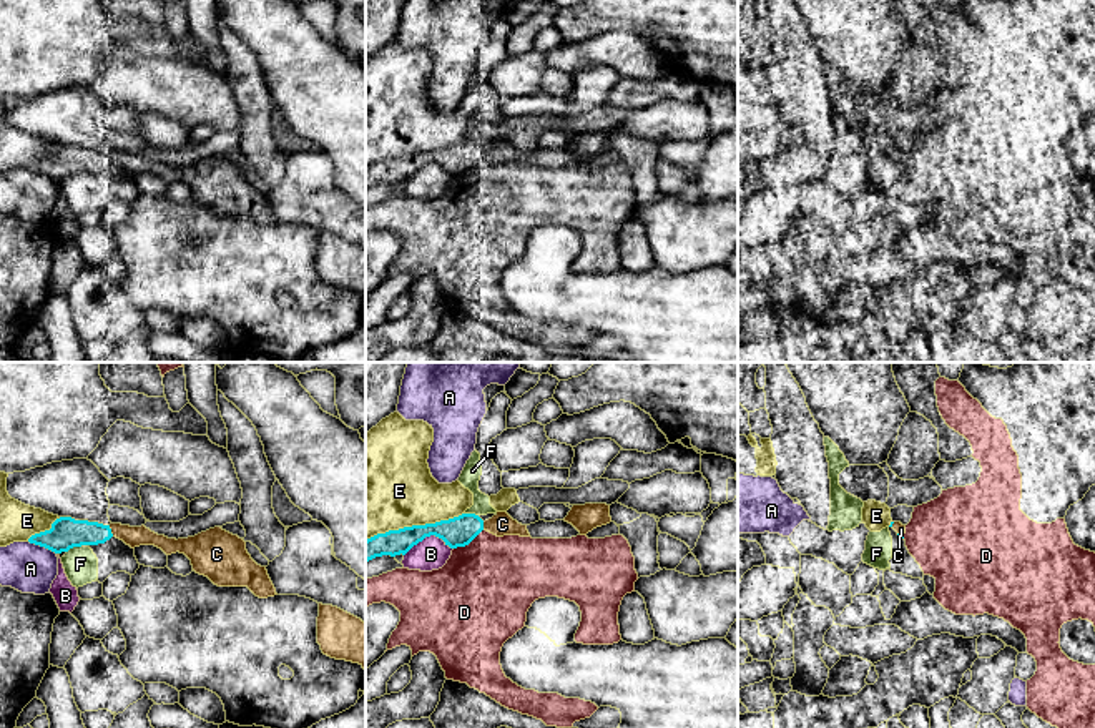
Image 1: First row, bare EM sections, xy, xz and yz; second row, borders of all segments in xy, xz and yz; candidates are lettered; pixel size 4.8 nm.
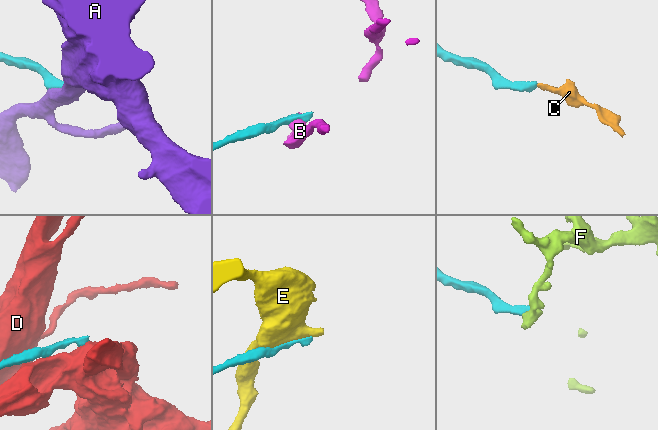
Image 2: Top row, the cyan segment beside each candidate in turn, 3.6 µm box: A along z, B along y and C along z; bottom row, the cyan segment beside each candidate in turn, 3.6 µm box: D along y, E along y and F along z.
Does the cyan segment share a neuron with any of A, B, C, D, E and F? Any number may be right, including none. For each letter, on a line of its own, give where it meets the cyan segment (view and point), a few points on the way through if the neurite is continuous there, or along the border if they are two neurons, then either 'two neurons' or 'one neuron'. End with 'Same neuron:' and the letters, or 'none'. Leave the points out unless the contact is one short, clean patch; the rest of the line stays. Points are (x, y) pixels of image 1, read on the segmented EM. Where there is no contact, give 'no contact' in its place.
A: xy (42, 546) | along xy (29, 541), (55, 554) | two neurons
B: xz (427, 536) | along xz (452, 547), (434, 536), (426, 536), (404, 555) | two neurons
C: xy (110, 531) | one neuron
D: xz (467, 544) | two neurons
E: xz (414, 526) | two neurons
F: xy (73, 546) | two neurons
Same neuron: C

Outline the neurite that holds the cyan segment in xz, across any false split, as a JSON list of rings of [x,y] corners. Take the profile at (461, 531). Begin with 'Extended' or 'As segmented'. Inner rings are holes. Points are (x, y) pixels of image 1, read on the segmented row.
Extended. [[[497,512],[485,522],[475,514],[462,514],[435,524],[412,525],[377,534],[366,540],[366,562],[382,555],[405,555],[414,545],[430,535],[442,539],[450,548],[465,547],[482,530],[487,530],[497,537],[530,537],[527,525],[518,524],[507,512]]]

